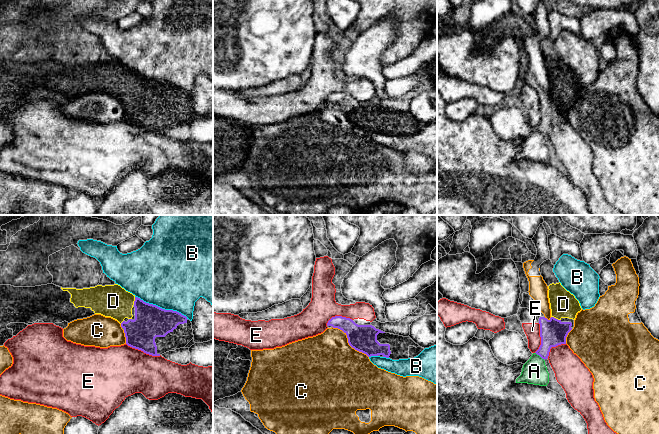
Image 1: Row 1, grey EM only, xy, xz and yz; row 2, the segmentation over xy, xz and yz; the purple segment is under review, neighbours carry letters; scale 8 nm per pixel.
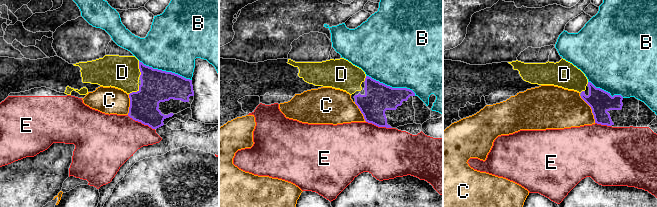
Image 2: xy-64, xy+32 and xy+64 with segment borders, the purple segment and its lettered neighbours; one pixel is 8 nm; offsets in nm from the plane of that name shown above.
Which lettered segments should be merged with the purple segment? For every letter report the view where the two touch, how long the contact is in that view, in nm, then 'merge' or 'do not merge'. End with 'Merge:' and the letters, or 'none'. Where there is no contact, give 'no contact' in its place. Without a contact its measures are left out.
A: contact in yz; length 100 nm; do not merge
B: contact in xy; length 460 nm; do not merge
C: contact in xz; length 380 nm; do not merge
D: contact in yz; length 90 nm; merge
E: contact in xy; length 300 nm; do not merge
Merge: D

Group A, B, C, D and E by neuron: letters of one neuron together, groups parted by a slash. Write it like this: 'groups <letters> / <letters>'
groups A / B / C / D / E

